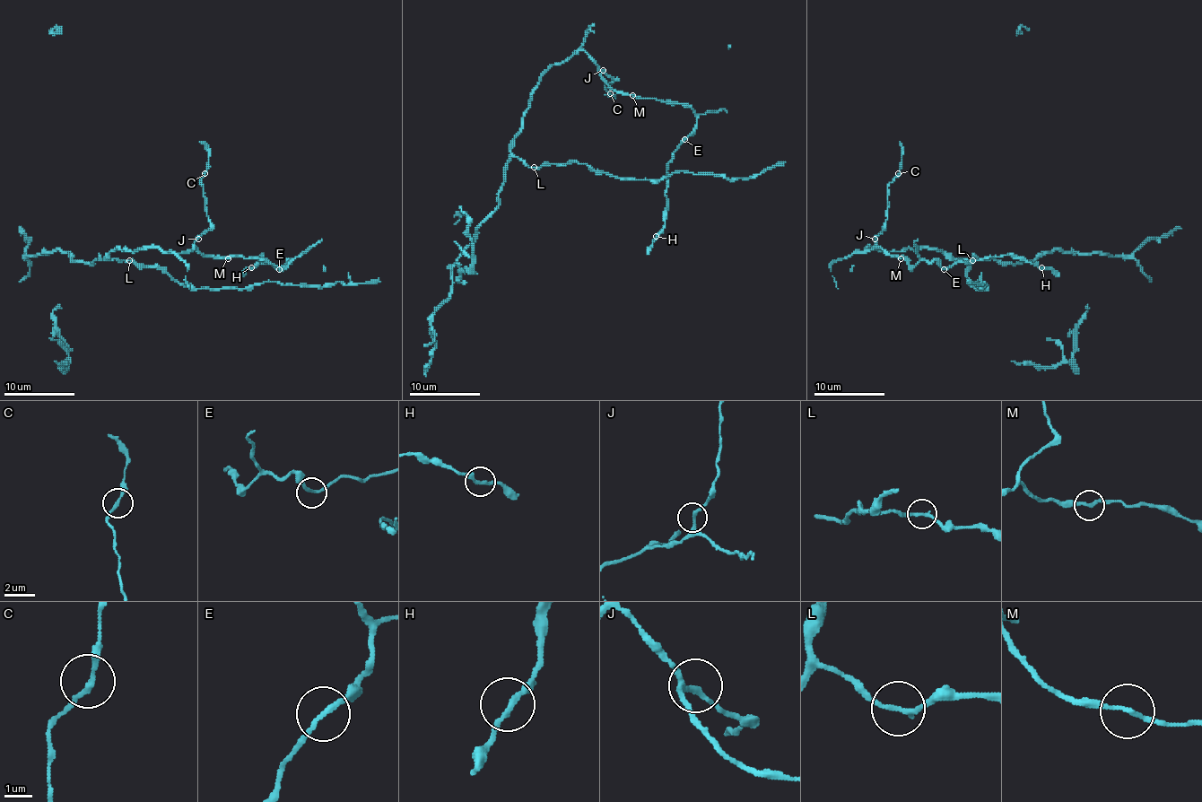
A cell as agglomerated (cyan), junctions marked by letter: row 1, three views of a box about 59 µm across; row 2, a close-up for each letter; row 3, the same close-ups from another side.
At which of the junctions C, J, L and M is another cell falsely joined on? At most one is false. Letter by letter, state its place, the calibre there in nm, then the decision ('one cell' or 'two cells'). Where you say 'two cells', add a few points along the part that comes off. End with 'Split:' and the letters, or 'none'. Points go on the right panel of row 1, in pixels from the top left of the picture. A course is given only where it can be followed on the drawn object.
C: at (898, 173); 190 nm thick; one cell
J: at (875, 239); 200 nm thick; one cell
L: at (972, 260); 180 nm thick; one cell
M: at (901, 258); 180 nm thick; one cell
Split: none

